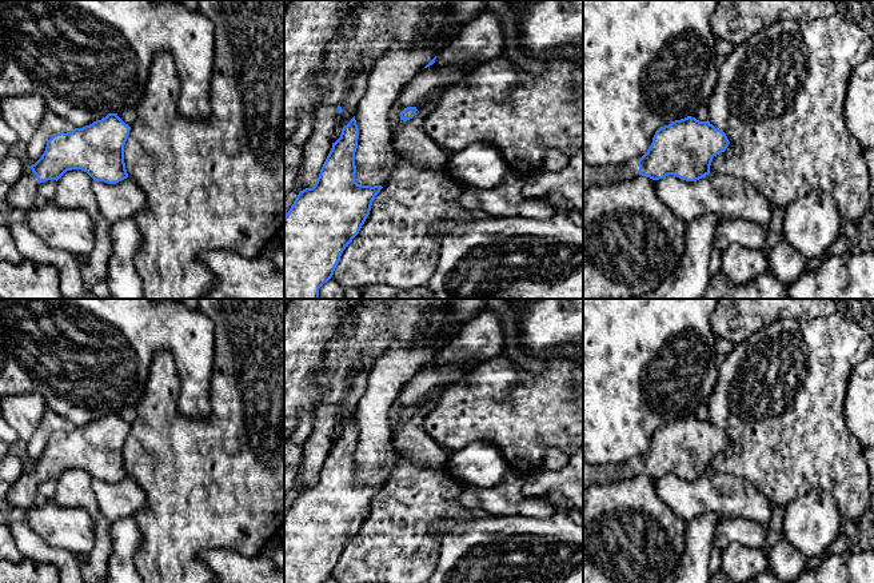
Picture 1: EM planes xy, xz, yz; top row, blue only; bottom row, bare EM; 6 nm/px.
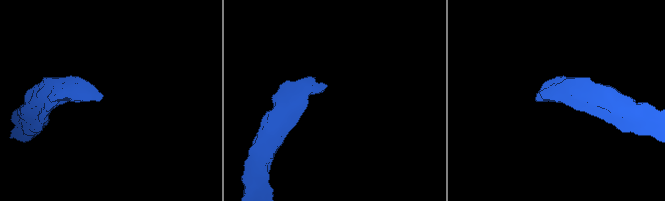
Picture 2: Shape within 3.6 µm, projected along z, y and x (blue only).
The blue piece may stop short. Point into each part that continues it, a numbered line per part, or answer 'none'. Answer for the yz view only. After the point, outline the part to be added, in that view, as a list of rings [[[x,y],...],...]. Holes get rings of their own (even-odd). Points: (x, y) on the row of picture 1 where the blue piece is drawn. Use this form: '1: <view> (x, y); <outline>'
1: yz (599, 175); [[[638,161],[612,165],[587,165],[583,163],[583,191],[592,185],[614,185],[626,180],[635,179],[639,175]]]

